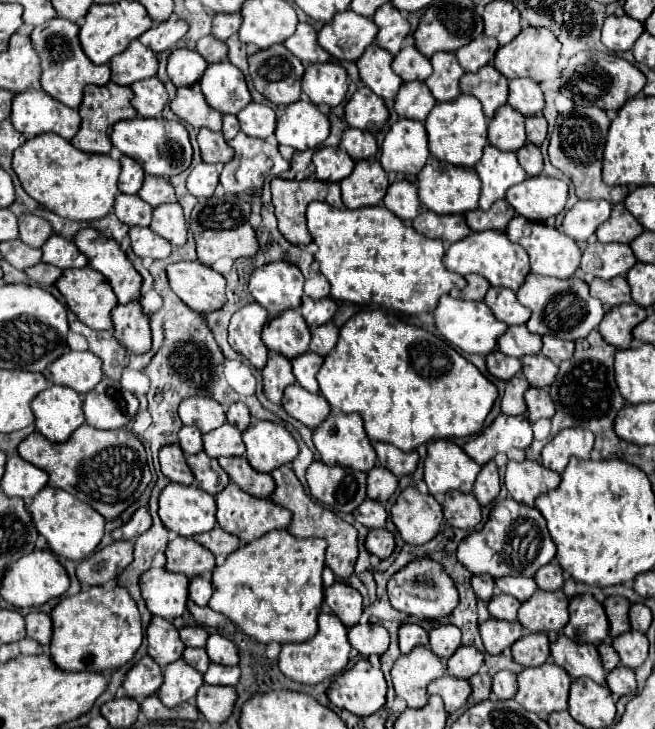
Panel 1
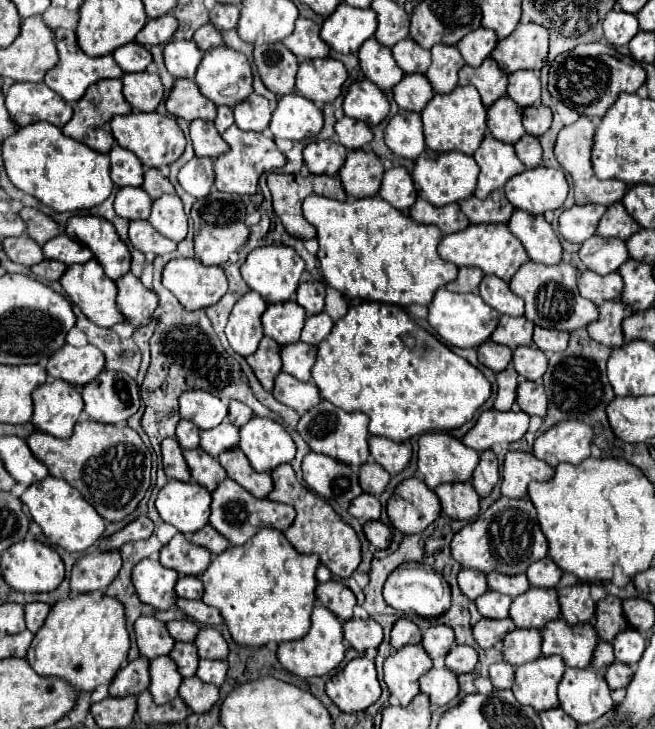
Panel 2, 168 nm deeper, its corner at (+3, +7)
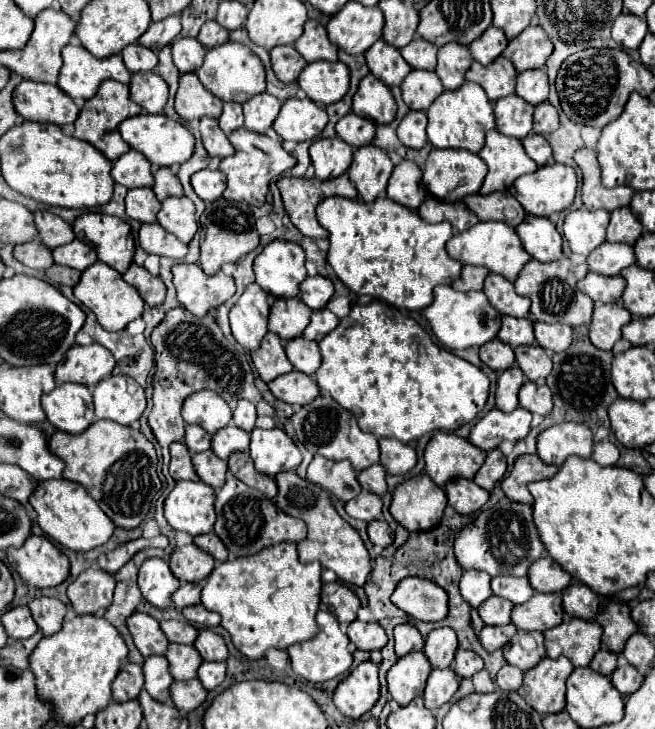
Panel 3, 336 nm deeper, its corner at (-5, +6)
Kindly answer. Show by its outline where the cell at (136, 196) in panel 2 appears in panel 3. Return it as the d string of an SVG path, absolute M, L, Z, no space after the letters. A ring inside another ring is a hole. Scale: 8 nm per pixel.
M133 188L125 198L127 216L139 222L155 222L155 216L161 208L161 202L155 198L151 188Z

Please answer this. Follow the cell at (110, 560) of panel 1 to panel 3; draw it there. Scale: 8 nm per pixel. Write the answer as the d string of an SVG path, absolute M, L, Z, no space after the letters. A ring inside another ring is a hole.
M89 568L77 576L77 580L67 588L67 596L71 600L71 606L75 614L97 614L99 610L107 610L111 600L113 600L113 588L115 588L115 578L109 576L107 572L101 572L99 568Z

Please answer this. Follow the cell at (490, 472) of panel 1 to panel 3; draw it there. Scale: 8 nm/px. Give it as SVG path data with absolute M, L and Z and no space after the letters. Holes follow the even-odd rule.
M495 448L495 450L487 452L487 460L475 474L473 482L485 490L493 490L495 482L499 482L505 476L505 472L507 472L507 460L505 460L503 452L499 448Z

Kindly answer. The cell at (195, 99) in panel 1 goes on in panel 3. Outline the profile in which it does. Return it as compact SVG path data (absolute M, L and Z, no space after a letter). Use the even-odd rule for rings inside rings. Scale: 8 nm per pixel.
M181 74L179 90L175 96L175 112L183 120L199 120L203 116L217 118L223 102L213 96L197 78L197 74Z

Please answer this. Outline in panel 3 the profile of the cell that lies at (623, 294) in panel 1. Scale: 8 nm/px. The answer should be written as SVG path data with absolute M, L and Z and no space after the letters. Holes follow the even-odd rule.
M589 272L583 280L579 280L579 290L591 296L595 302L603 304L621 304L623 294L623 278L621 276L601 276Z

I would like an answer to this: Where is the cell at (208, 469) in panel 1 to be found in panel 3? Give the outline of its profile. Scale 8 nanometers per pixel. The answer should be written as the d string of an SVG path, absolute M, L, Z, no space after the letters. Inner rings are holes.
M205 450L205 452L199 452L193 456L193 466L195 466L195 472L197 476L213 486L215 490L219 490L223 484L225 484L225 474L227 474L227 462L217 458L211 450Z

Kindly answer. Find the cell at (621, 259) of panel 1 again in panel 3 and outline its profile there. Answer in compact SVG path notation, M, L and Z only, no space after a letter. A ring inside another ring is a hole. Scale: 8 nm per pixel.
M605 242L587 256L589 270L603 276L617 276L623 268L631 264L635 264L635 252L633 246L629 244ZM611 270L619 270L619 272L611 272Z

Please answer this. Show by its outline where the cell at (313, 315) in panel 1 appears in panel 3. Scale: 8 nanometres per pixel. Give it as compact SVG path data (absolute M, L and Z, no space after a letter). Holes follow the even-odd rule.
M307 276L303 280L301 288L301 300L311 308L311 310L321 310L327 306L327 302L333 296L333 282L325 276Z

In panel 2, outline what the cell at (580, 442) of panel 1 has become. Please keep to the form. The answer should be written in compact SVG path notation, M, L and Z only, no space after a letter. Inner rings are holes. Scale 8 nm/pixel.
M557 423L555 427L547 429L541 437L537 437L533 453L551 467L559 463L581 463L587 459L589 447L593 441L593 429L585 423Z

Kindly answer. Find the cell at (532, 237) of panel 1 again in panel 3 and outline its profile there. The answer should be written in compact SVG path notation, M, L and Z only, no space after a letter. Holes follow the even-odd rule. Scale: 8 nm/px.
M527 214L523 224L519 224L517 234L525 250L539 262L553 262L563 256L561 252L561 234L551 224L549 218Z

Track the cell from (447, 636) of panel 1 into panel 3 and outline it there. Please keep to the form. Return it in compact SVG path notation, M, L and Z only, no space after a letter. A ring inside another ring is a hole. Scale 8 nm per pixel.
M437 628L429 632L423 648L433 668L449 668L457 652L457 636L451 628Z

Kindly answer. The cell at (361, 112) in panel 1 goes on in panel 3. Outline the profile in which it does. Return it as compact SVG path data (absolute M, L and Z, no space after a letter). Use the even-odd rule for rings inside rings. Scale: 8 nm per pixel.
M367 74L353 96L353 112L375 124L389 124L395 118L397 104L391 90L373 74Z

